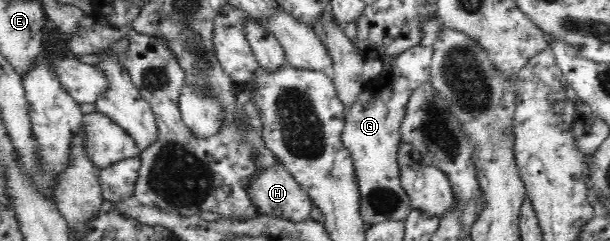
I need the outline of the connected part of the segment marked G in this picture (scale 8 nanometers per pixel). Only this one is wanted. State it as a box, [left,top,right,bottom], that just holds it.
[342,43,434,225]

